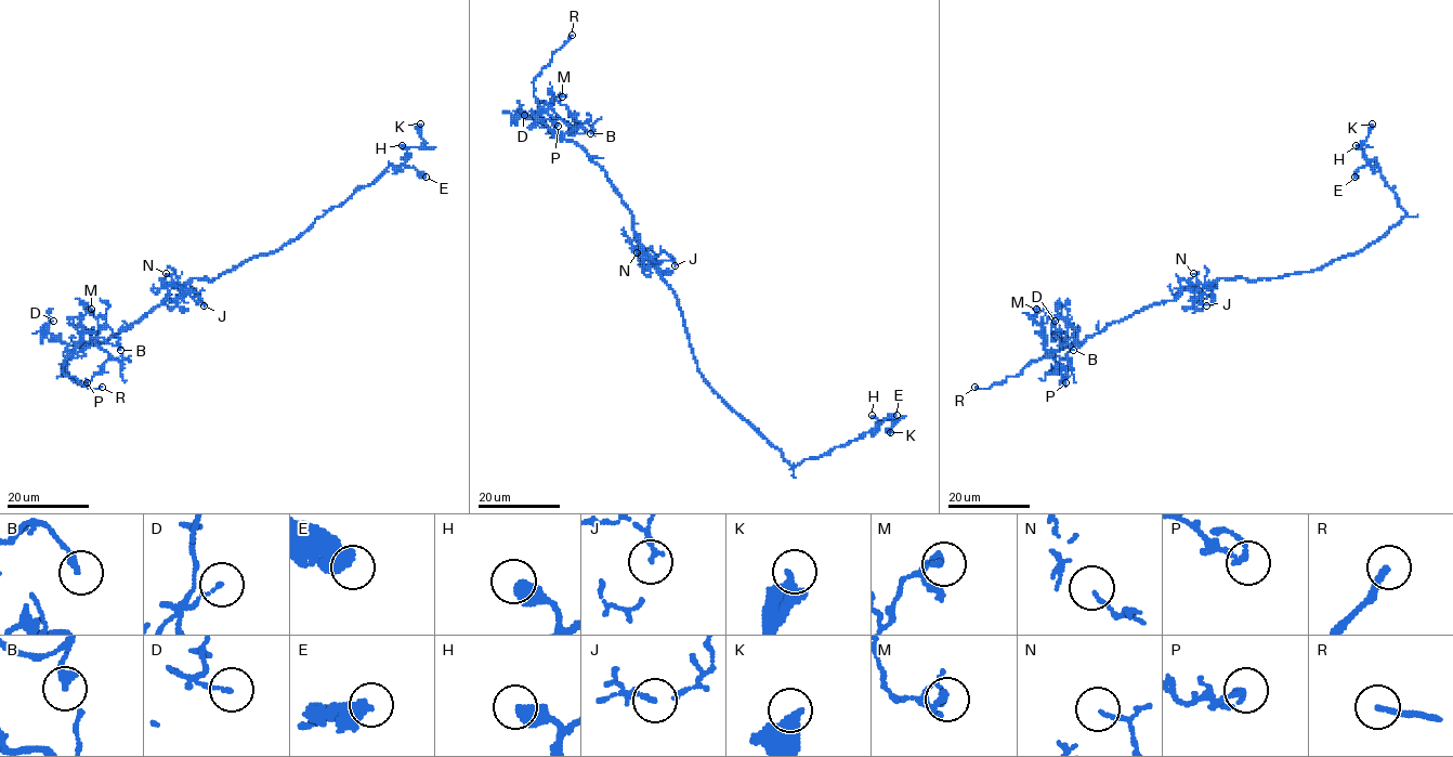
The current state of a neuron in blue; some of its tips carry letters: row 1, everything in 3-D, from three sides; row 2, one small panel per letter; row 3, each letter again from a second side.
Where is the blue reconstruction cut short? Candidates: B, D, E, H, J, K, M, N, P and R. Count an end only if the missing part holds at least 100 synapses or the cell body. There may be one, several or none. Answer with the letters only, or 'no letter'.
R

